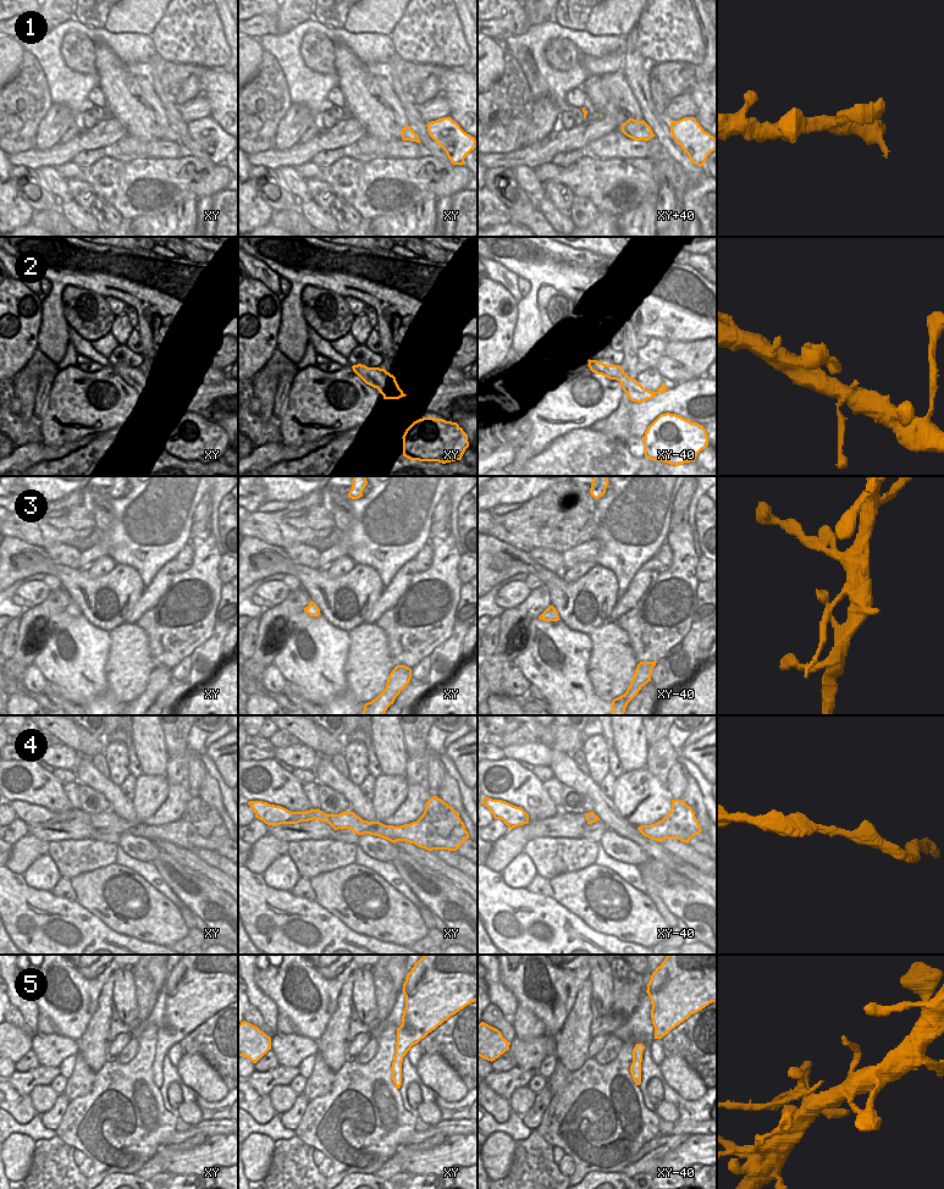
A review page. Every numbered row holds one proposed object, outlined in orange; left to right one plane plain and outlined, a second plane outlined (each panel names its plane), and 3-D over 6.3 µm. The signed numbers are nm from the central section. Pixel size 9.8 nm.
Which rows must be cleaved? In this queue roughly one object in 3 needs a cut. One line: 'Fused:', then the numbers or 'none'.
Fused: 3

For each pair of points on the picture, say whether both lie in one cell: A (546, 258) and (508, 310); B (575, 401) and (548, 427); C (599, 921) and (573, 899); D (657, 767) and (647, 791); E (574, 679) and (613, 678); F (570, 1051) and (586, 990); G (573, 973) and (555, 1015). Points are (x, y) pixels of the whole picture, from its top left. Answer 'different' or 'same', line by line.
A: different
B: same
C: same
D: different
E: different
F: same
G: same

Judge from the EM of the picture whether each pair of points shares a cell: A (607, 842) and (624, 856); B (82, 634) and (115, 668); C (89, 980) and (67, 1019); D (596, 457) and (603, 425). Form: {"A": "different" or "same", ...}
{"A": "same", "B": "different", "C": "same", "D": "different"}

